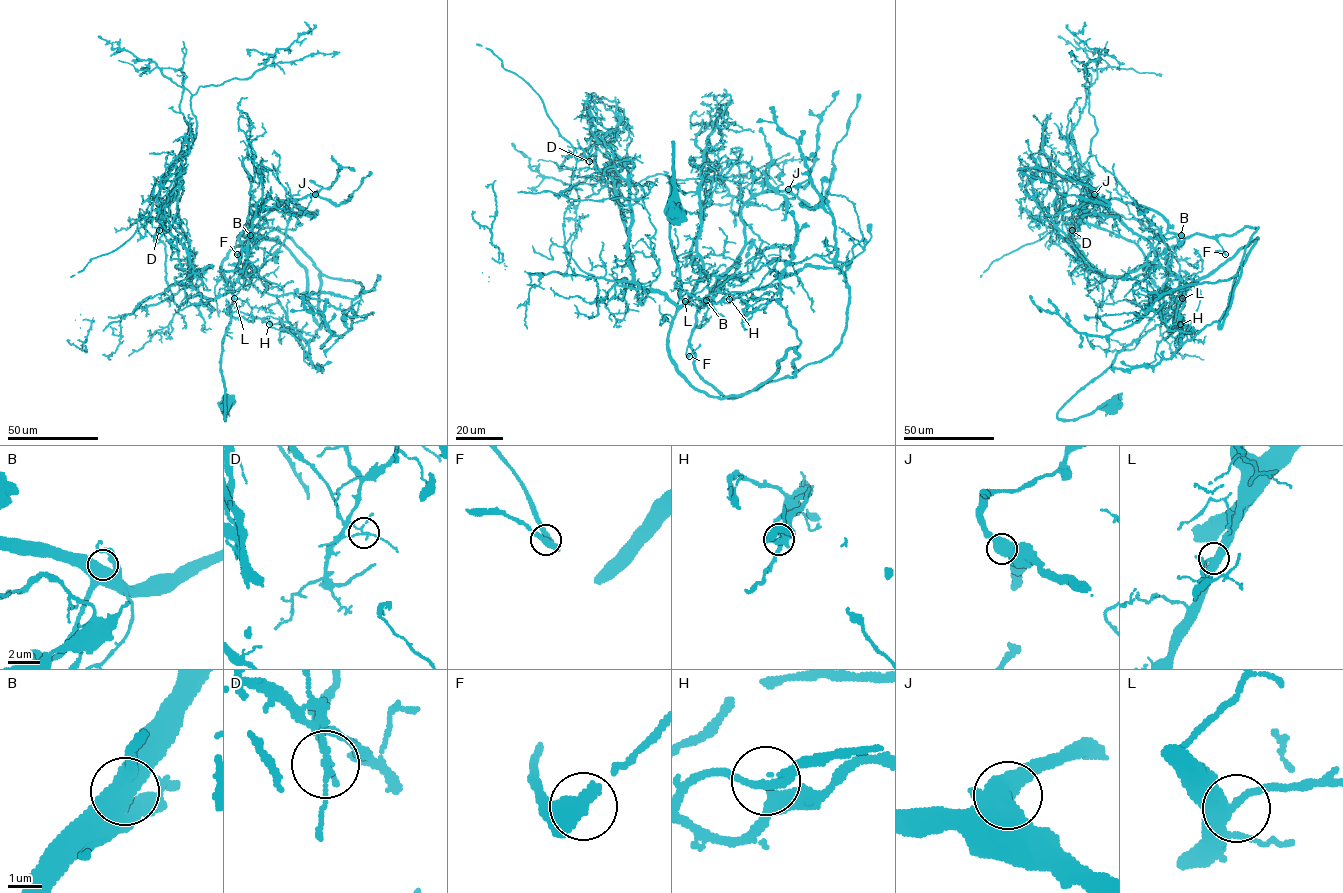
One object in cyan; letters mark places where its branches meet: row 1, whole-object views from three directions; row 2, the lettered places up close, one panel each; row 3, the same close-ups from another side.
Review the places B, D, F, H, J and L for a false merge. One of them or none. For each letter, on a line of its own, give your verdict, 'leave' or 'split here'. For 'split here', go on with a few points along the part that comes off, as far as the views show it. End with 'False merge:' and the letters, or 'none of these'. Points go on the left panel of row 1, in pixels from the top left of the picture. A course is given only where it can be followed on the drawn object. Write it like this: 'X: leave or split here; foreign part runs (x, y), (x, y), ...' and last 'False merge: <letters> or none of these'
B: leave
D: split here; foreign part runs (159, 230), (157, 194), (196, 136), (191, 96), (200, 86), (248, 79), (310, 32), (304, 21)
F: leave
H: leave
J: leave
L: leave
False merge: D

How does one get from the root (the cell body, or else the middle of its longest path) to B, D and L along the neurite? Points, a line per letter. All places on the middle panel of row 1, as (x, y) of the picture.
B: (674, 214), (670, 215), (673, 142), (668, 213), (682, 305), (704, 288), (740, 278), (731, 274), (706, 300)
D: (674, 214), (670, 215), (673, 142), (668, 213), (680, 305), (647, 292), (635, 280), (614, 183), (589, 161)
L: (674, 214), (670, 215), (673, 142), (673, 184), (668, 208), (669, 239), (679, 272), (680, 296), (685, 301)

